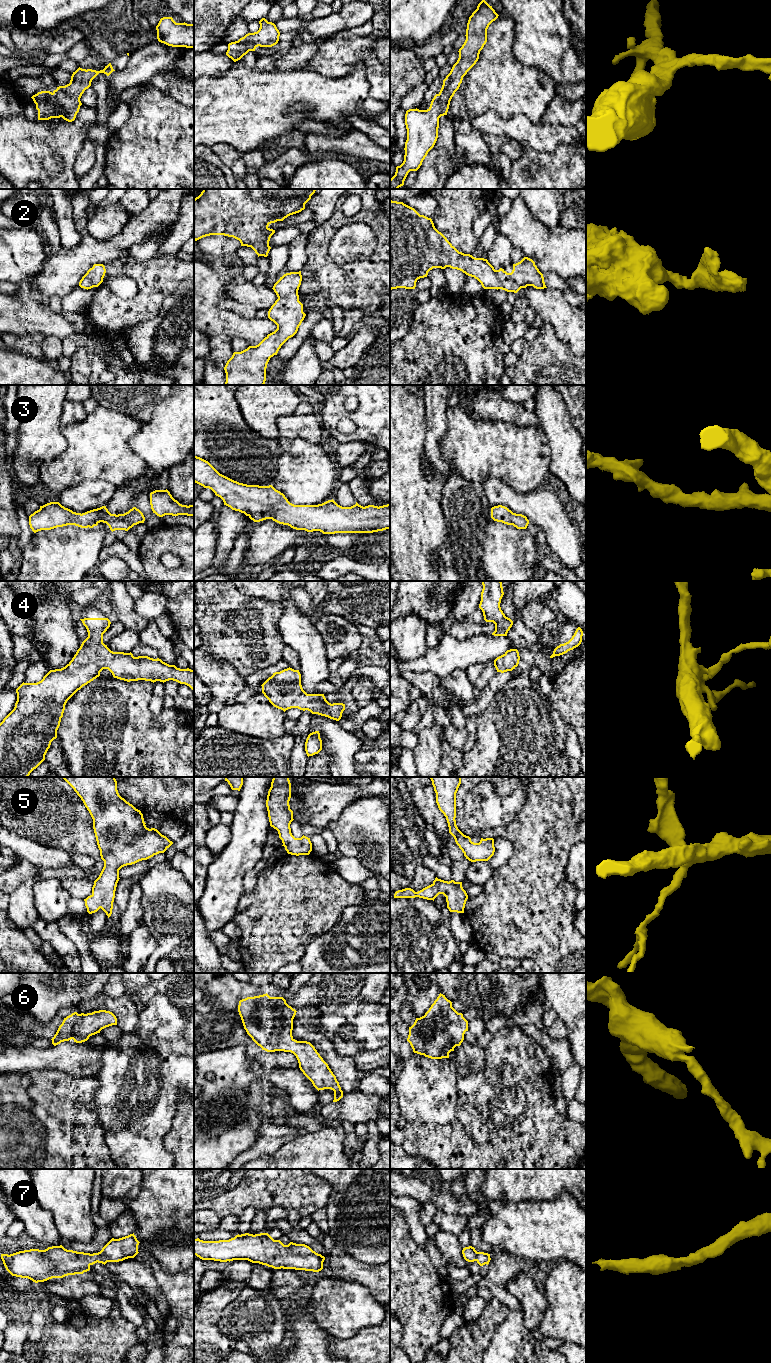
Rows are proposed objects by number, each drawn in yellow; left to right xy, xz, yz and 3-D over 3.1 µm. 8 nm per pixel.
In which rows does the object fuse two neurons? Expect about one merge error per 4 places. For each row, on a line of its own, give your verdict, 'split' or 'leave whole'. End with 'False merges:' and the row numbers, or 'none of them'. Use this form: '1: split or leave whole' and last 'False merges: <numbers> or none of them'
1: leave whole
2: leave whole
3: leave whole
4: leave whole
5: leave whole
6: leave whole
7: leave whole
False merges: none of them

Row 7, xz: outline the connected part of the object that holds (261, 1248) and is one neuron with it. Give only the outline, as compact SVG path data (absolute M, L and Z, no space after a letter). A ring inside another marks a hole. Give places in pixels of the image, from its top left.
M268 1233L241 1234L229 1240L194 1239L194 1255L202 1260L227 1262L248 1260L274 1269L295 1269L319 1272L325 1257L305 1244L284 1245Z

